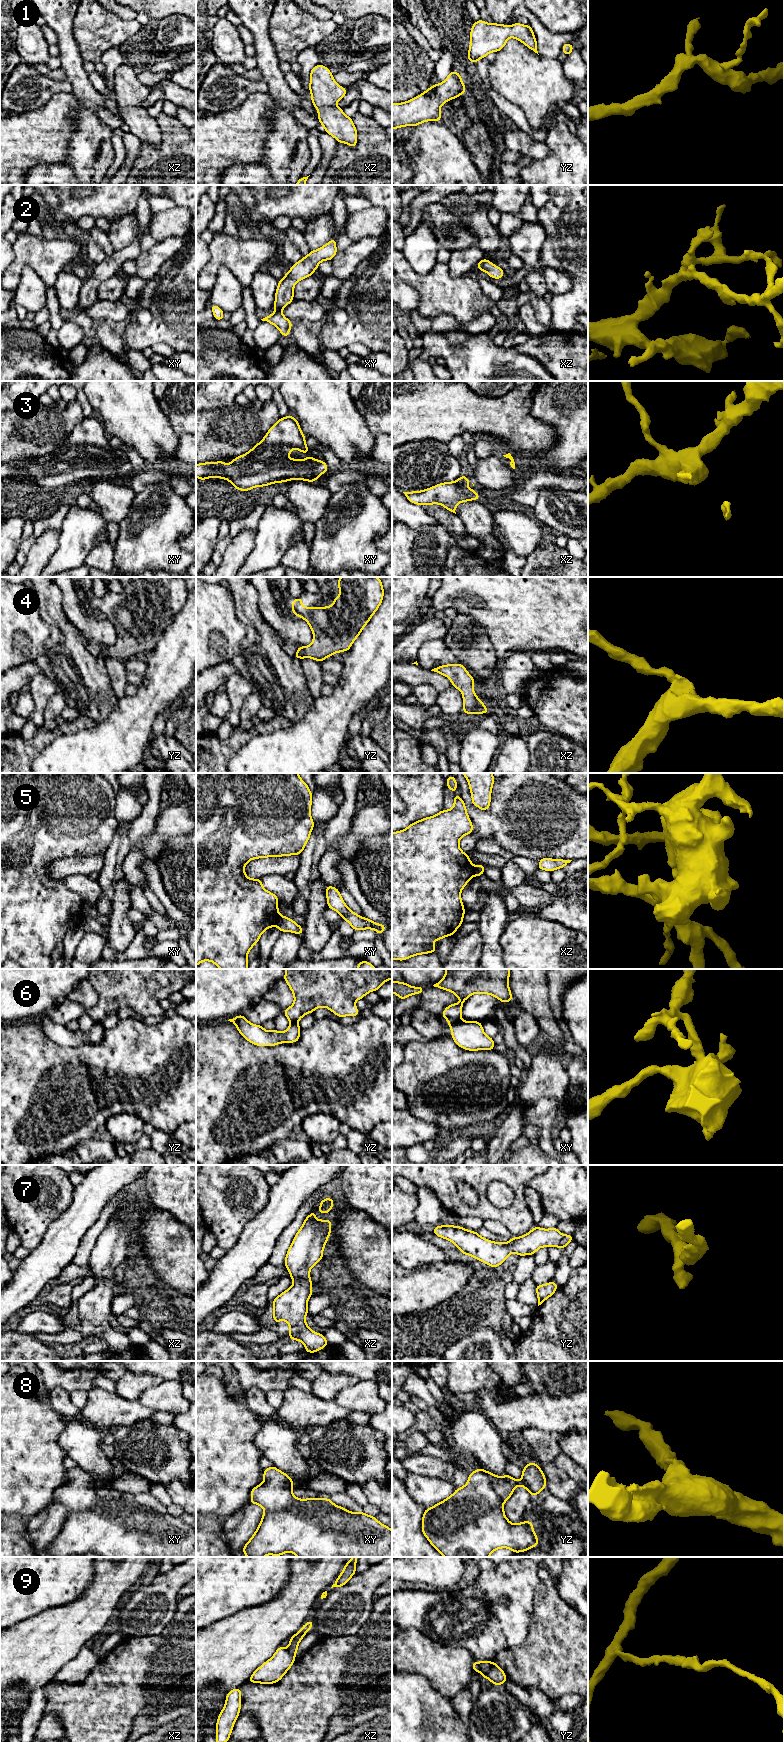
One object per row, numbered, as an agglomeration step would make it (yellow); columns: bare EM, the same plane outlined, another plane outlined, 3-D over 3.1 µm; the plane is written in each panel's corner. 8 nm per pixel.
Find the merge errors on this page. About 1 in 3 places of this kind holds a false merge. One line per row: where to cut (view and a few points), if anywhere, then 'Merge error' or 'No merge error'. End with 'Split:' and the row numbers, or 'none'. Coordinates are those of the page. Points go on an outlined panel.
1: No split. No merge error
2: No split. No merge error
3: No split. No merge error
4: No split. No merge error
5: Split along xy (278, 914), (275, 925). Merge error
6: Split along xy (460, 1019), (450, 1026). Merge error
7: No split. No merge error
8: No split. No merge error
9: Split along yz (492, 1662), (489, 1669), (482, 1676). Merge error
Split: 5, 6, 9

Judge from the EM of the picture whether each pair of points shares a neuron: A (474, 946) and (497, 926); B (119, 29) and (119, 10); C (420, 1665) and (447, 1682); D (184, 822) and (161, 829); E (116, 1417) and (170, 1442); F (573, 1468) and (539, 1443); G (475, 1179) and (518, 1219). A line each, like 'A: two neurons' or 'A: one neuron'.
A: two neurons
B: two neurons
C: one neuron
D: one neuron
E: two neurons
F: two neurons
G: one neuron

